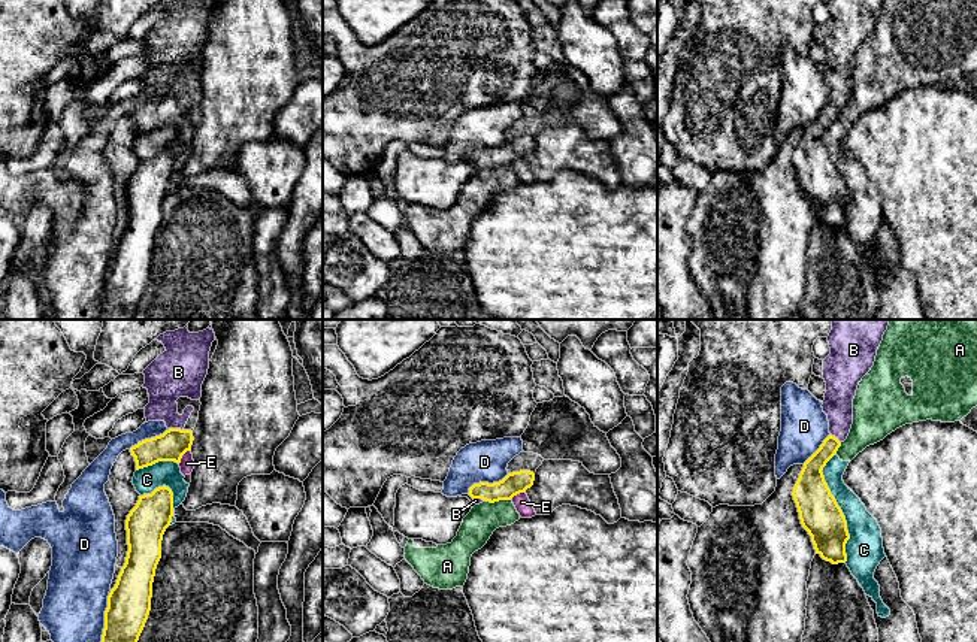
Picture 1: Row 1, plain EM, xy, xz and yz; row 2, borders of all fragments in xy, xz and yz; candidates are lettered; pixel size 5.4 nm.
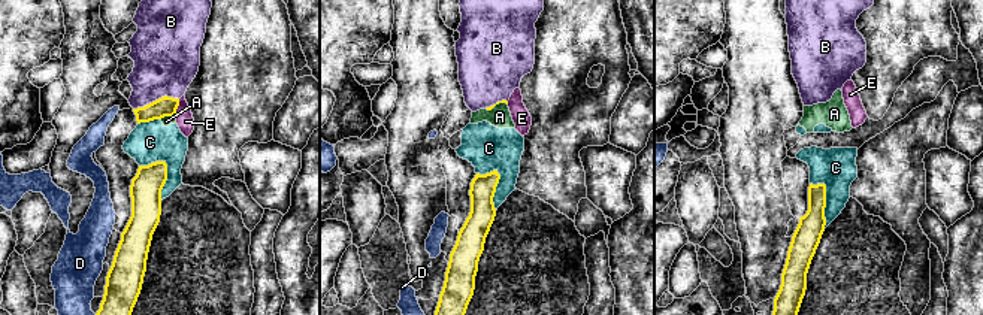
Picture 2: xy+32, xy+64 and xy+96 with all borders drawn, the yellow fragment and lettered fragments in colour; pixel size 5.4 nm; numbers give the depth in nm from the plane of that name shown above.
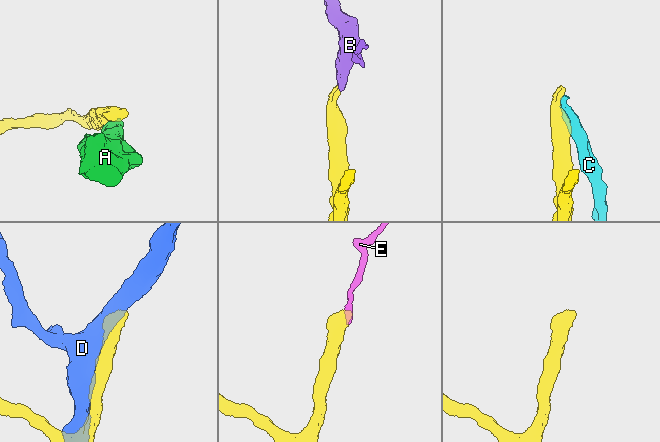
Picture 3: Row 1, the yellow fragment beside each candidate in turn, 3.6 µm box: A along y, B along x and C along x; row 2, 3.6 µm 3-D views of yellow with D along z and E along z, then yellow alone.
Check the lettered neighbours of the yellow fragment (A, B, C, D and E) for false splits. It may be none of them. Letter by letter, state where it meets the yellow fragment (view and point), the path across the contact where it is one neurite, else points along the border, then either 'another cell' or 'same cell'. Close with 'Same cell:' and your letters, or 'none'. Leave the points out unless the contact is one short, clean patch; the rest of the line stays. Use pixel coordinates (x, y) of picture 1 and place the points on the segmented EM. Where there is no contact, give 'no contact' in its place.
A: contact xz (498, 500); border xz (510, 499), (486, 502); another cell
B: contact xy (177, 429); way xy (171, 445), (177, 439), (177, 429), (166, 411), (166, 384); same cell
C: contact yz (840, 508); another cell
D: contact xy (105, 617); another cell
E: contact xy (183, 454); border xy (190, 450), (178, 463); another cell
Same cell: B

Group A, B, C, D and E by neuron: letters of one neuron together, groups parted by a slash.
A C / B / D / E

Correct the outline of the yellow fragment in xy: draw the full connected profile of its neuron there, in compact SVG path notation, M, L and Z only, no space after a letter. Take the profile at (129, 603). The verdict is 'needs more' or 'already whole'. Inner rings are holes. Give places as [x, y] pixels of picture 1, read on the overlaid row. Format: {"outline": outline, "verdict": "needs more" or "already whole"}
{"outline": "M163 485L139 496L125 520L127 557L108 596L102 642L137 642L151 611L161 540L173 517L173 493Z", "verdict": "already whole"}

